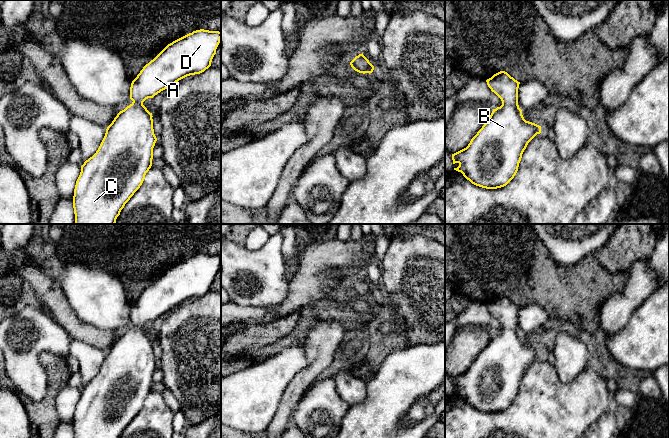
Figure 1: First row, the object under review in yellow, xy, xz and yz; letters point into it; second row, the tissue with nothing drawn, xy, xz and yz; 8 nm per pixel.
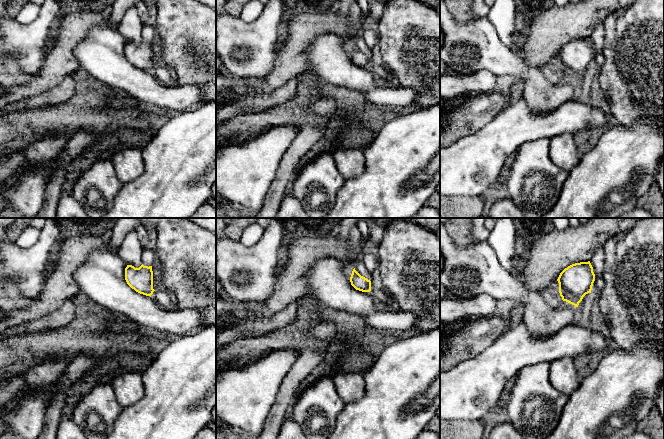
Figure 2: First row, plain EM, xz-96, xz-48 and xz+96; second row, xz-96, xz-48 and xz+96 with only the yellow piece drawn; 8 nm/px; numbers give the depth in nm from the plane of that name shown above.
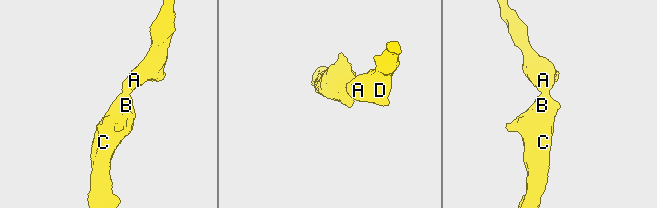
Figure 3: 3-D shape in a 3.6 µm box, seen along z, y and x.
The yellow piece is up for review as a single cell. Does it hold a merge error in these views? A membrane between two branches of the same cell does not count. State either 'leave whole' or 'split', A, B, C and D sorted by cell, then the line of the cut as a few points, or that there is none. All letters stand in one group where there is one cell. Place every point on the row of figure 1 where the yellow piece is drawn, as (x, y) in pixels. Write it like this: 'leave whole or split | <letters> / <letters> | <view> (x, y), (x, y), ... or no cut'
leave whole | A B C D | no cut

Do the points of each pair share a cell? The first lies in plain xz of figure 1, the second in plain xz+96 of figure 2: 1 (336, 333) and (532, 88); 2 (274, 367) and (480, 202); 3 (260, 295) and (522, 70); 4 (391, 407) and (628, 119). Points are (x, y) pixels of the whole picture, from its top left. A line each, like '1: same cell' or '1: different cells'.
1: same cell
2: different cells
3: same cell
4: different cells

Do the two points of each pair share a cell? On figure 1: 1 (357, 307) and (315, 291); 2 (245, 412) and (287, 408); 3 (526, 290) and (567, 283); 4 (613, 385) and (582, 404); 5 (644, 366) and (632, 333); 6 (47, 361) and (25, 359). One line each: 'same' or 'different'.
1: different
2: different
3: same
4: different
5: same
6: different

